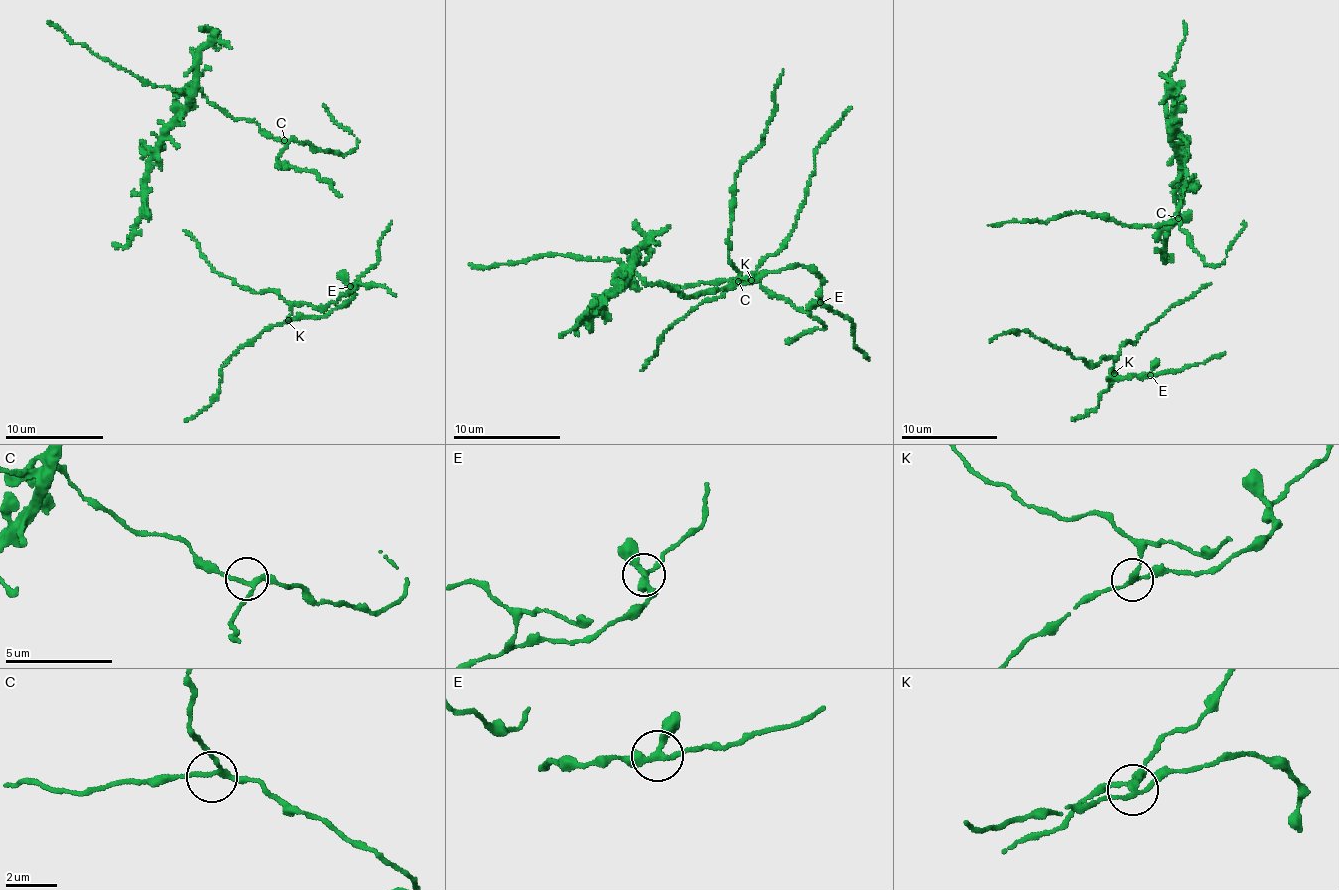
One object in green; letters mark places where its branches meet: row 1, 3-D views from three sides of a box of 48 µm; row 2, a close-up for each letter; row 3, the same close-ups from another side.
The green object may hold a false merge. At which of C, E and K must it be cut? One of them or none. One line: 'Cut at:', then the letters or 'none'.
Cut at: K

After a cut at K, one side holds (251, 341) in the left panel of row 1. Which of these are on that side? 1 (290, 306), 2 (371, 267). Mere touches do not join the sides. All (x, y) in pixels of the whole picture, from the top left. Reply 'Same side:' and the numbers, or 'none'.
Same side: 2

